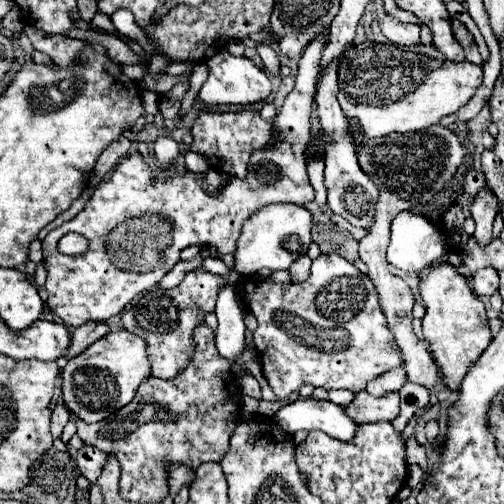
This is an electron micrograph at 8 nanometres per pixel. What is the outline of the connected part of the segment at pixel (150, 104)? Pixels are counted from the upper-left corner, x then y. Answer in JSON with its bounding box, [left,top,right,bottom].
[142,91,159,115]

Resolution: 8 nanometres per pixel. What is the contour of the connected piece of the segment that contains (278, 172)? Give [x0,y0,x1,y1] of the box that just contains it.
[42,28,328,328]

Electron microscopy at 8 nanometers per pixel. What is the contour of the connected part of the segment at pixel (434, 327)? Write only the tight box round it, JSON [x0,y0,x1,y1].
[420,264,492,390]

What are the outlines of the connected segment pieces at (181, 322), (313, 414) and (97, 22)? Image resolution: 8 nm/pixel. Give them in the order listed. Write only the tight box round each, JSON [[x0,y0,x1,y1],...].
[[122,268,222,380],[274,398,358,442],[92,12,117,35]]

